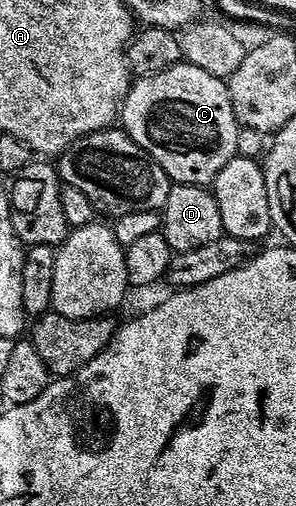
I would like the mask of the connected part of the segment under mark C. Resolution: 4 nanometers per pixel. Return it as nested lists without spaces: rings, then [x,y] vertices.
[[[186,60],[179,62],[175,66],[170,66],[167,70],[160,70],[152,73],[150,76],[139,76],[132,81],[131,89],[127,92],[127,97],[123,100],[121,107],[121,123],[122,129],[134,140],[138,146],[145,152],[149,152],[149,156],[153,160],[157,160],[157,164],[161,164],[161,168],[167,173],[172,183],[182,184],[185,186],[207,186],[214,183],[217,172],[221,172],[221,168],[225,168],[225,164],[230,158],[236,157],[235,149],[237,148],[237,132],[239,131],[239,122],[235,118],[233,112],[233,104],[231,97],[227,91],[226,81],[217,76],[213,76],[209,72],[205,72],[205,68],[197,68]]]

